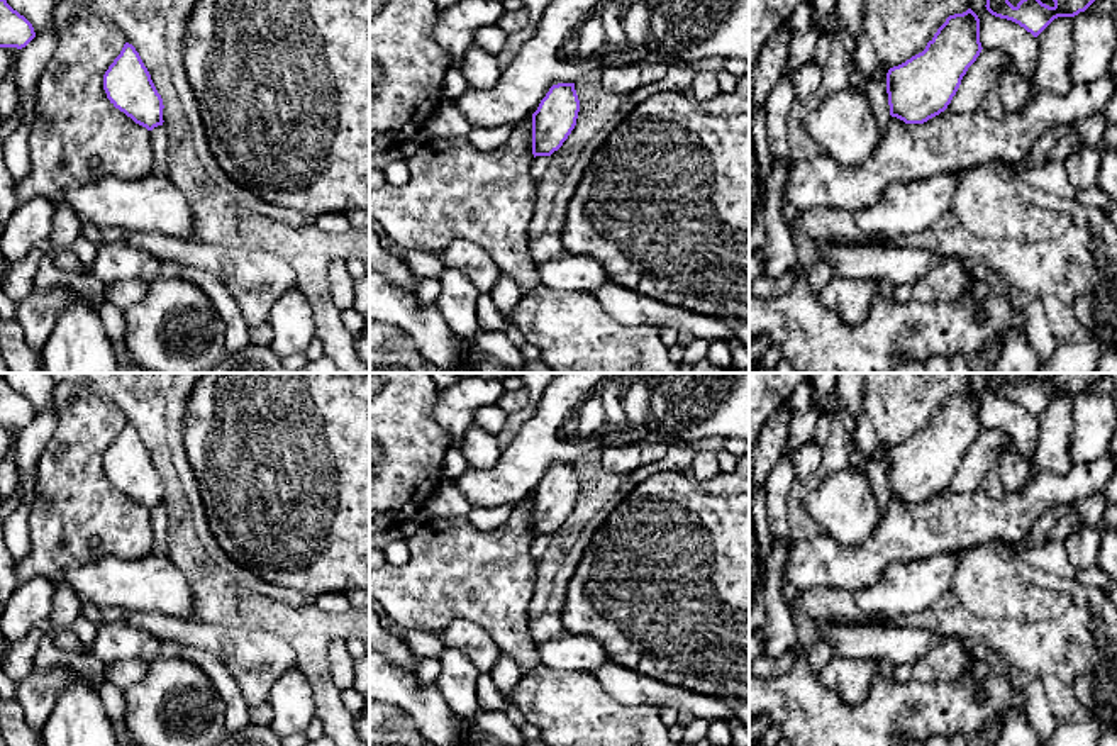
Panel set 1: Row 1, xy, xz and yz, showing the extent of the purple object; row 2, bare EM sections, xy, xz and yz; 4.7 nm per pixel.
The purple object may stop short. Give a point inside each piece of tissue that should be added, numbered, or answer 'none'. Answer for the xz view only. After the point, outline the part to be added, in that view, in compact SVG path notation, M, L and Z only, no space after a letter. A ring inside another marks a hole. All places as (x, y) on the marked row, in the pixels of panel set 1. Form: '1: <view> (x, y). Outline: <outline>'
none

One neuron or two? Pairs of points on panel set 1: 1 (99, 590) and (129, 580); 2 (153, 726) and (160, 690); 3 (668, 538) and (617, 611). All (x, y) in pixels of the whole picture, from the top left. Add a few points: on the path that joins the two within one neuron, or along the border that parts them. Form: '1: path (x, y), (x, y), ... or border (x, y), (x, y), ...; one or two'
1: path (105, 584), (122, 582); one
2: path (153, 718), (160, 699); one
3: path (650, 556), (621, 592); one

